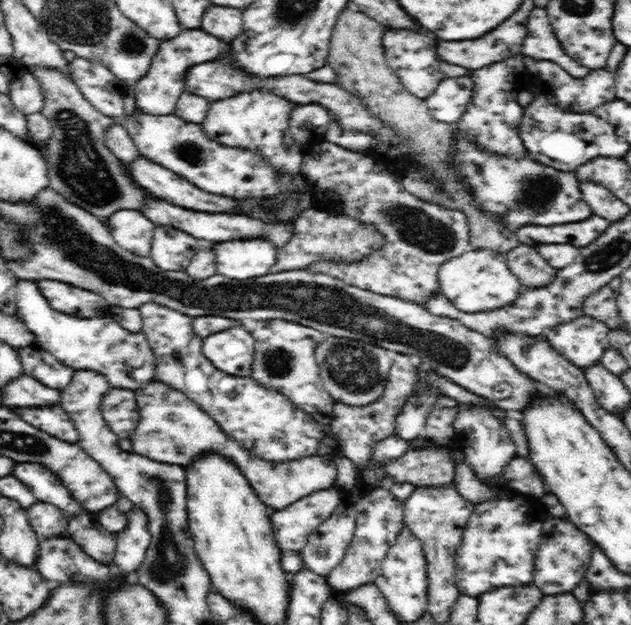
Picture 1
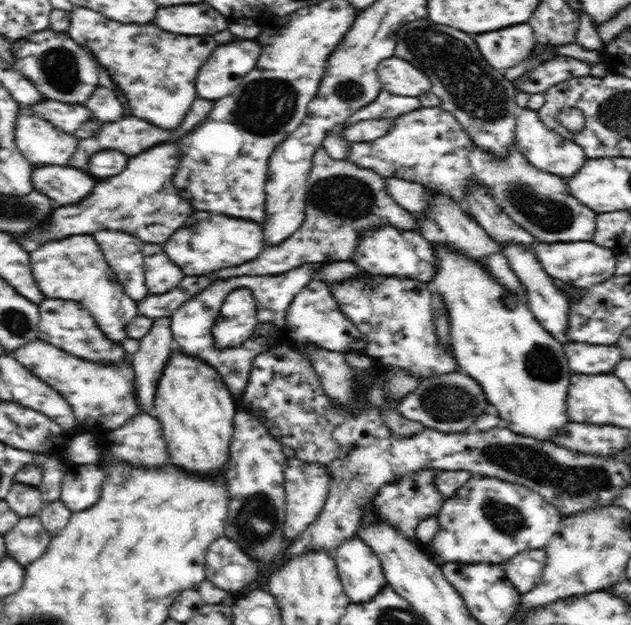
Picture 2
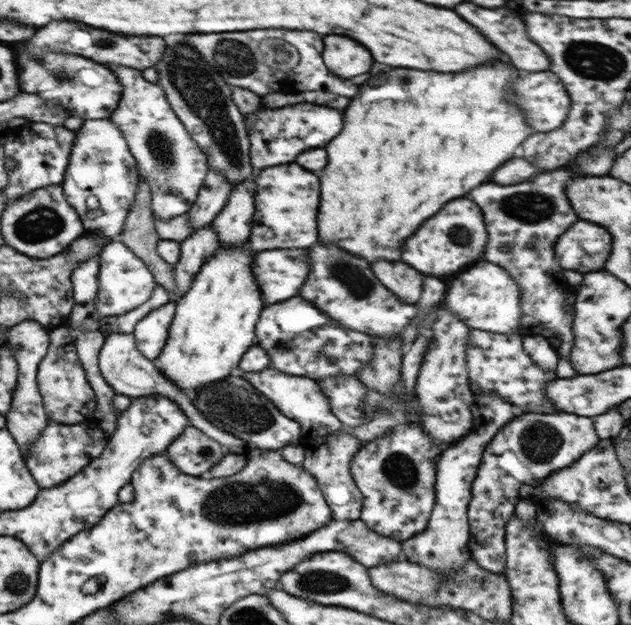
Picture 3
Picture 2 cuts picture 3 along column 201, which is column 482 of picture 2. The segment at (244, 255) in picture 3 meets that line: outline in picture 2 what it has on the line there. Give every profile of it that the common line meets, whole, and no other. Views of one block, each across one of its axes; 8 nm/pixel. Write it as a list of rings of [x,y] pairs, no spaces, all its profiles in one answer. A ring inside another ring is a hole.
[[[434,244],[434,252],[437,274],[430,287],[433,292],[440,293],[446,303],[450,348],[462,373],[478,381],[486,400],[496,407],[502,422],[512,432],[520,432],[542,442],[552,440],[552,436],[558,434],[556,430],[562,430],[570,422],[566,414],[566,394],[573,370],[568,366],[561,342],[536,320],[524,299],[496,283],[483,266],[453,248]]]

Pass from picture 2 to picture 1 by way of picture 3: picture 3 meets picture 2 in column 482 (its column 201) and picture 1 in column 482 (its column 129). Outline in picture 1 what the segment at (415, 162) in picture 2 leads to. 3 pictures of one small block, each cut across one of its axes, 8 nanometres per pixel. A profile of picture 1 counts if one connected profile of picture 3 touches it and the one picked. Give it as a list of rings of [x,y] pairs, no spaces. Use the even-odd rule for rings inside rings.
[[[516,54],[502,62],[493,62],[490,66],[474,70],[470,78],[473,84],[472,100],[464,116],[454,122],[455,130],[466,133],[466,137],[476,142],[481,150],[499,156],[526,158],[528,151],[519,137],[519,124],[524,114],[524,107],[518,104],[518,92],[527,90],[532,76],[526,69],[524,56]]]

